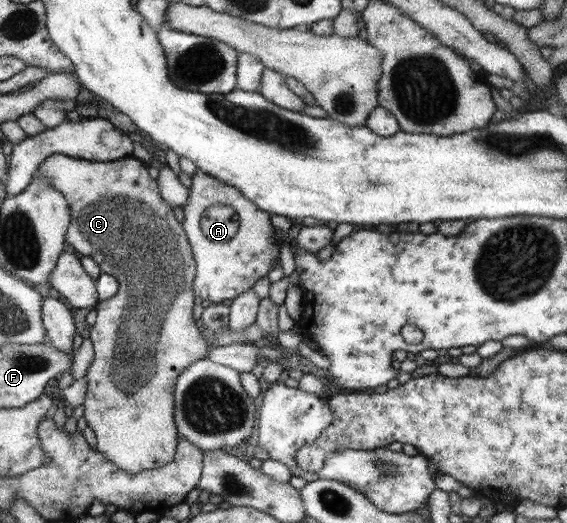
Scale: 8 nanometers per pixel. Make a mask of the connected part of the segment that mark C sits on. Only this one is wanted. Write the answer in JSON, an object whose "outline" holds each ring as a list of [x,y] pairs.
{"outline":[[[55,153],[47,156],[45,160],[41,161],[41,164],[38,164],[37,172],[33,176],[45,177],[49,181],[49,185],[59,192],[59,194],[63,195],[65,202],[68,204],[70,222],[64,237],[67,244],[79,254],[91,257],[99,265],[101,273],[113,276],[119,284],[118,292],[115,295],[104,300],[103,303],[96,304],[94,308],[96,318],[94,324],[89,328],[88,338],[93,344],[95,355],[84,375],[85,379],[87,379],[87,386],[82,405],[84,408],[83,418],[85,419],[85,423],[91,428],[96,438],[95,451],[101,453],[101,456],[110,463],[113,463],[115,467],[129,474],[162,467],[169,463],[175,456],[177,433],[173,418],[173,385],[179,374],[183,372],[183,369],[203,358],[209,350],[208,344],[201,337],[196,326],[197,320],[193,316],[195,296],[192,292],[192,283],[196,274],[196,266],[188,241],[186,240],[186,235],[182,230],[181,224],[175,220],[175,216],[173,216],[169,205],[161,199],[157,182],[155,182],[155,179],[149,177],[147,169],[148,166],[145,163],[132,156],[109,162],[91,162],[89,160],[75,159]]]}

